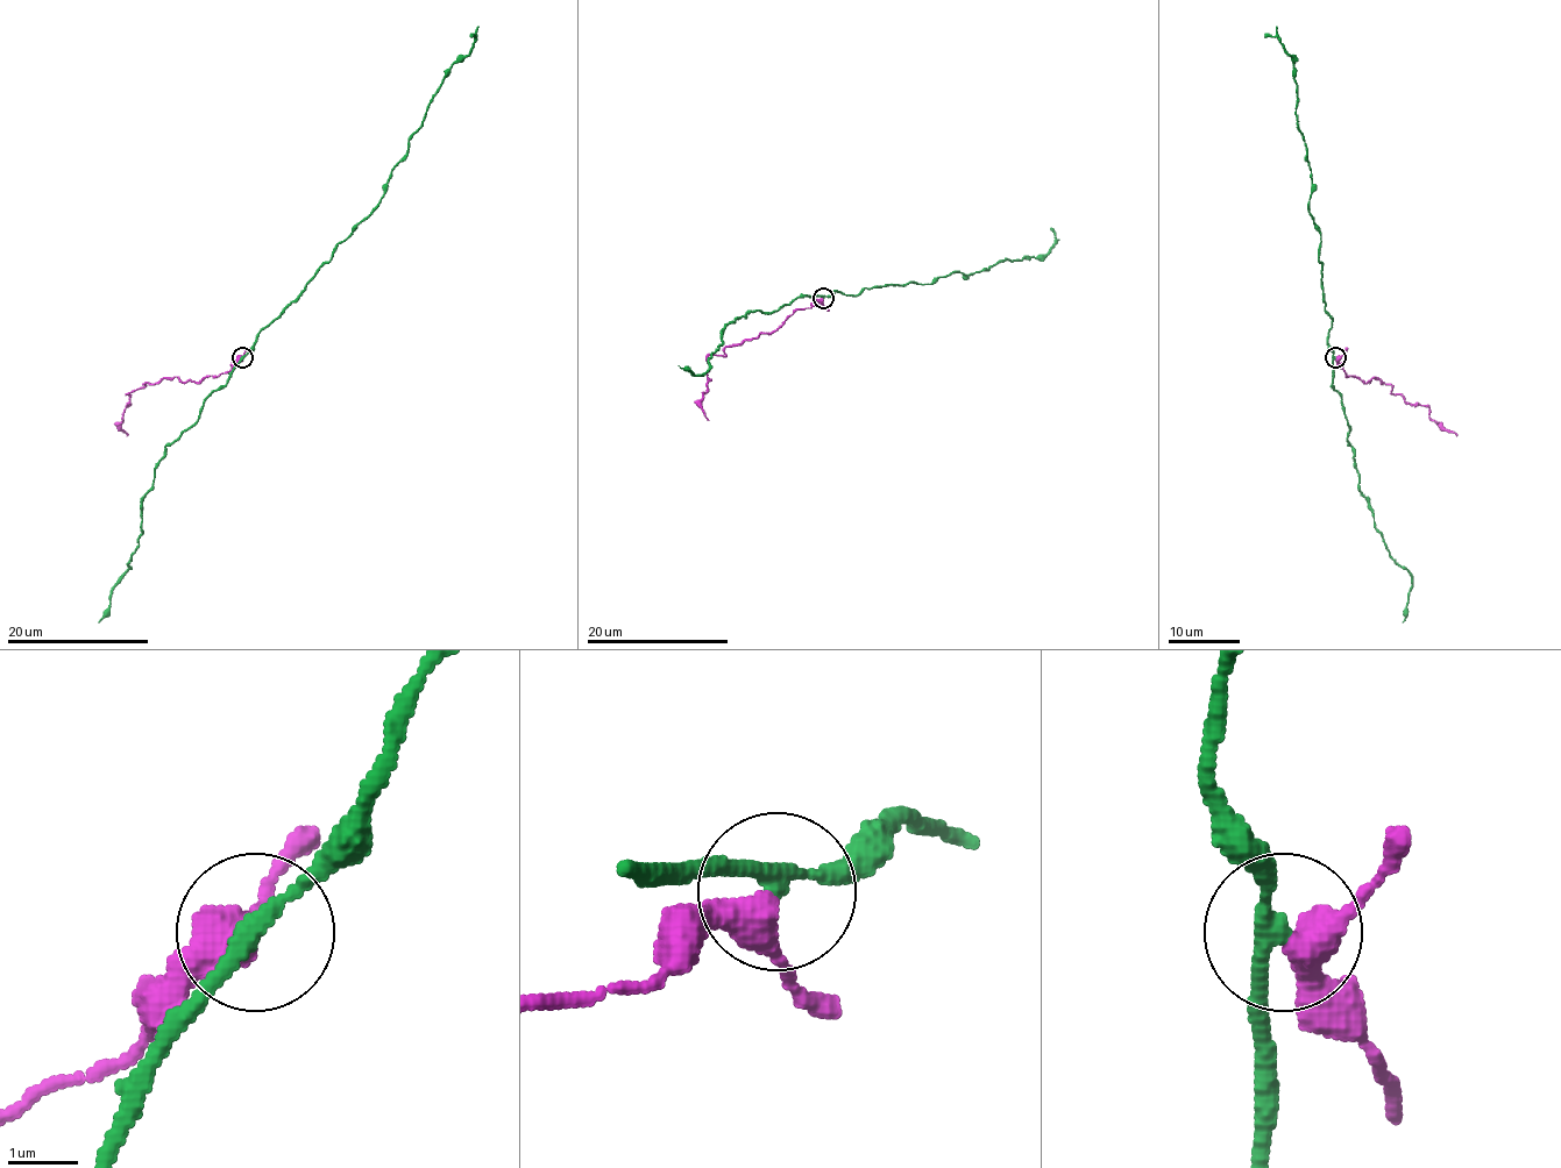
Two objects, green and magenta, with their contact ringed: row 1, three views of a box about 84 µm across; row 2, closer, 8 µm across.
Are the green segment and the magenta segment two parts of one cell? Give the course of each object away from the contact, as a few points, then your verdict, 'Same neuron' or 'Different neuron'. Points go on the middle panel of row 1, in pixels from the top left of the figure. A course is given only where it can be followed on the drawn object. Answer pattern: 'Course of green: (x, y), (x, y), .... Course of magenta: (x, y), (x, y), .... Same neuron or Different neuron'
Course of green: (823, 298), (834, 291), (857, 296), (873, 287), (934, 283), (1008, 258), (1043, 257), (1054, 244), (1050, 228). Course of magenta: (823, 299), (796, 310), (770, 333), (725, 347), (724, 356), (708, 356), (708, 387), (701, 399), (708, 420). Different neuron

